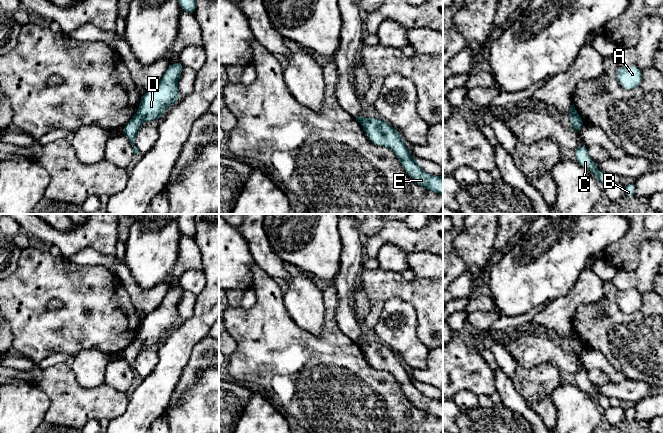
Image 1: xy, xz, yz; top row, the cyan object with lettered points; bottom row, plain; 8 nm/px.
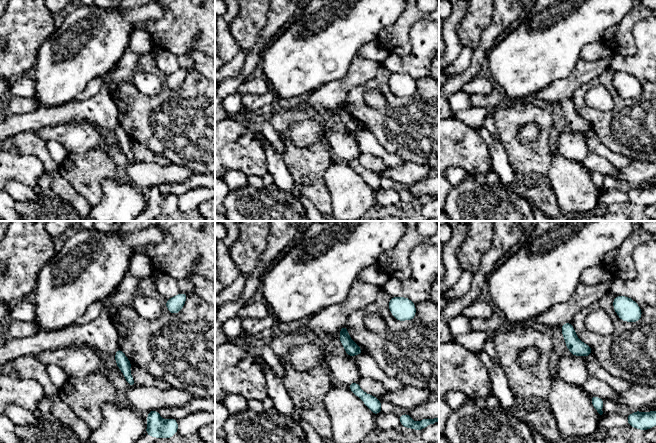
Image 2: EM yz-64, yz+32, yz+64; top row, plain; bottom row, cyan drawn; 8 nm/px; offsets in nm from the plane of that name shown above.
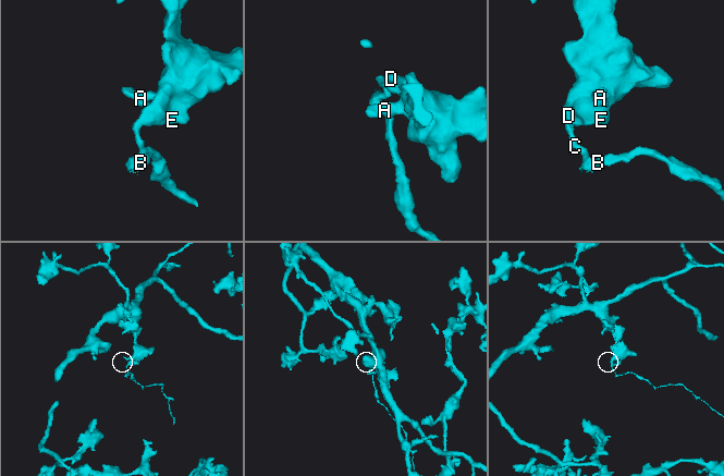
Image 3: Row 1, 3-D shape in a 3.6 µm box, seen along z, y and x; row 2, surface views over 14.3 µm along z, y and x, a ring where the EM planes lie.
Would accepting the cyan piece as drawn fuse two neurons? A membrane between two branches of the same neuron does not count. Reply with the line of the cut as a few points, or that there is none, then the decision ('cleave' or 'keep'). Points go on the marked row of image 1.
cut yz (571, 114), (582, 120); cleave

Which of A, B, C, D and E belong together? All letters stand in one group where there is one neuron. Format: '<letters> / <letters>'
A D E / B C

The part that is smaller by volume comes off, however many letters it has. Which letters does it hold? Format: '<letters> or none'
B, C

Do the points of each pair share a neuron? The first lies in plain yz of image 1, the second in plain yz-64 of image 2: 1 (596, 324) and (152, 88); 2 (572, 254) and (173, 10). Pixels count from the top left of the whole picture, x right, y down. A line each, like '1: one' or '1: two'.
1: two
2: two

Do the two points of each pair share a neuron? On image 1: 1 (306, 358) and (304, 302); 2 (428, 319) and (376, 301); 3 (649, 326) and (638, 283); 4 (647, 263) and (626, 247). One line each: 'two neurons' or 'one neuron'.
1: two neurons
2: one neuron
3: two neurons
4: two neurons

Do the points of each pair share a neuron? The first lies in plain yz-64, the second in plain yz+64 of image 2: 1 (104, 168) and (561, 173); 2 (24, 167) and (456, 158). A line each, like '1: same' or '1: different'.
1: different
2: same

